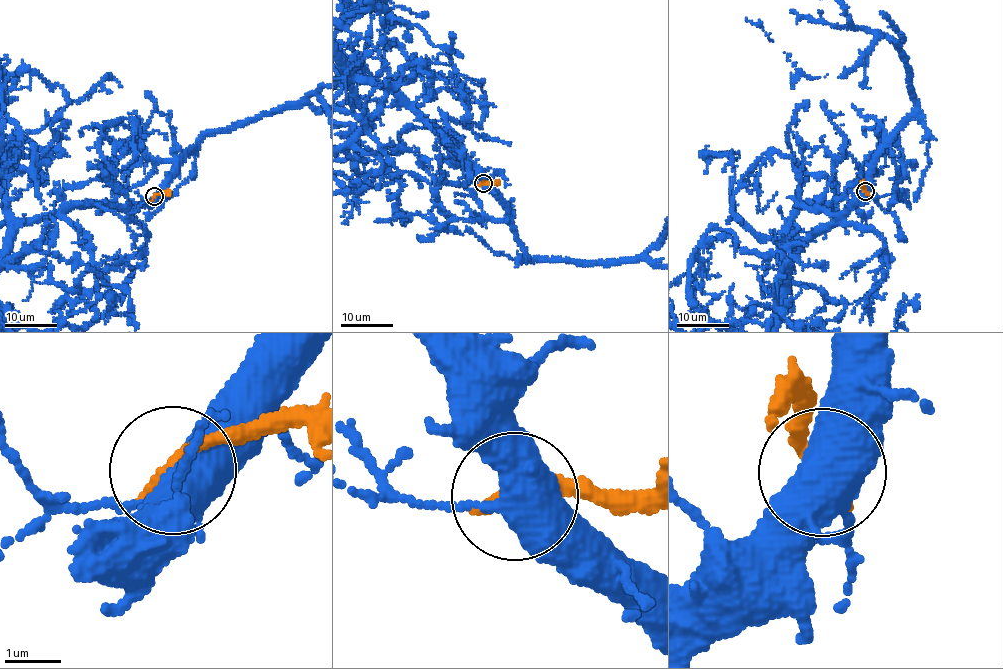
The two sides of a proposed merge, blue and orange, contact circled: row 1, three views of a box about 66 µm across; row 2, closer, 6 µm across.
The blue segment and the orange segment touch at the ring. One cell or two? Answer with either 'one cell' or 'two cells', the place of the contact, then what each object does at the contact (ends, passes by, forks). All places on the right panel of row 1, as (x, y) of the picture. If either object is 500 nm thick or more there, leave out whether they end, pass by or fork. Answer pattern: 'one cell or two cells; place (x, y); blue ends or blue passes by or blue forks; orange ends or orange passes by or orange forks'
two cells; place (865, 191)

